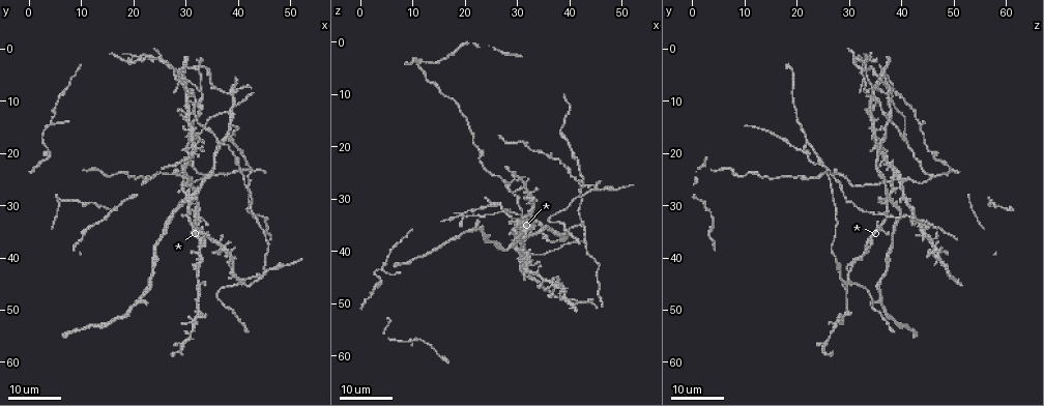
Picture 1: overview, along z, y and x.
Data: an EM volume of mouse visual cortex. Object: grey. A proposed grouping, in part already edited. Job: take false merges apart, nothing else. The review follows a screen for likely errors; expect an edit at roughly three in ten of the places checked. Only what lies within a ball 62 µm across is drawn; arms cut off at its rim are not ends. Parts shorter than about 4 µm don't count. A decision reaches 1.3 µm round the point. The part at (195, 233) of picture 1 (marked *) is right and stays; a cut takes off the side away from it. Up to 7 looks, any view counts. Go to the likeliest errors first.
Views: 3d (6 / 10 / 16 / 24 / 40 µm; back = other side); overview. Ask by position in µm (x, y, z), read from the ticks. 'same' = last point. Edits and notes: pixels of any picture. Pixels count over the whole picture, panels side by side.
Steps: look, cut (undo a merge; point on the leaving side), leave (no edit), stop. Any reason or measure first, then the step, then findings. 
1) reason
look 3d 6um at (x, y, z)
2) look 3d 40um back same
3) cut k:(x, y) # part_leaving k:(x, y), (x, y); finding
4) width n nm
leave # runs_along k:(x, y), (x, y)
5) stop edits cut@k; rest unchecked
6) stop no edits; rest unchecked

three-way junction
look 3d 16um at (41.5, 24.5, 26.5)

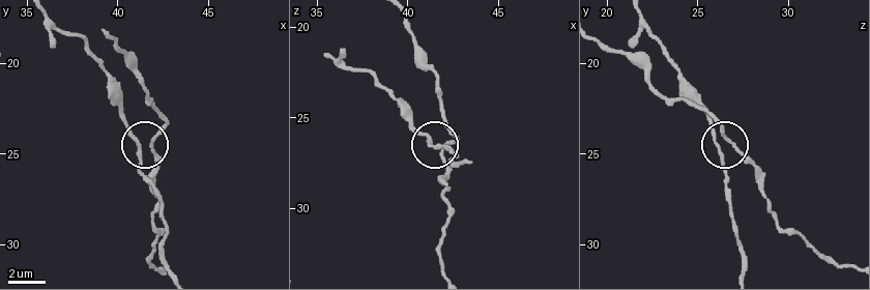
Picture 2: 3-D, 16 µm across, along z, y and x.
look 3d 6um at (41.2, 24.8, 26.2)

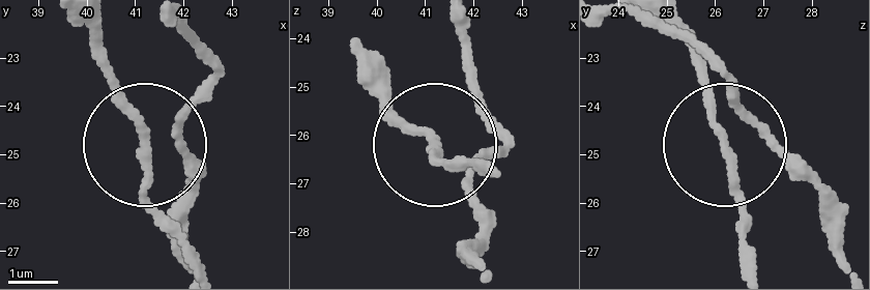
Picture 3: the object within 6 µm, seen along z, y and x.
arms 3
leave # runs_along 3:(203, 269), (149, 196), (141, 121), (84, 23); continuous, no second cell

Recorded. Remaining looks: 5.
two arms in line, one across
look 3d 16um at (33.5, 24.5, 45.5)

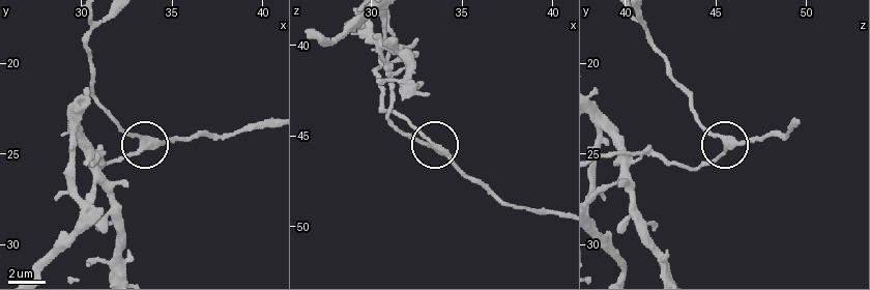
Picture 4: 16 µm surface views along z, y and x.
closer look
look 3d 6um at (33.4, 24.1, 45.6)

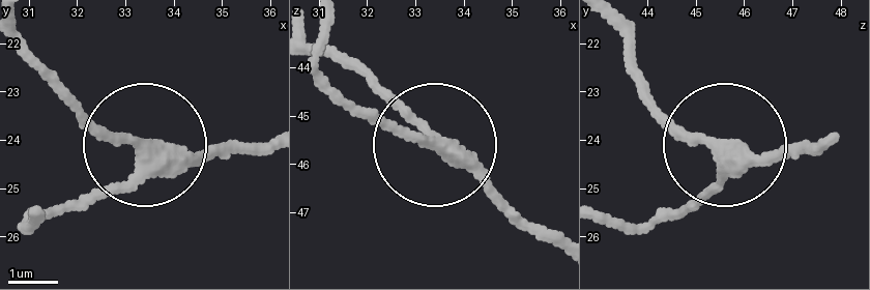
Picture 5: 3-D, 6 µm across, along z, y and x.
arms 3
leave # runs_along 5:(600, 213), (661, 222), (719, 180), (727, 143), (818, 155); all the same cell

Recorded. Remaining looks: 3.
thick turns thin
look 3d 16um at (43.0, 30.0, 27.0)

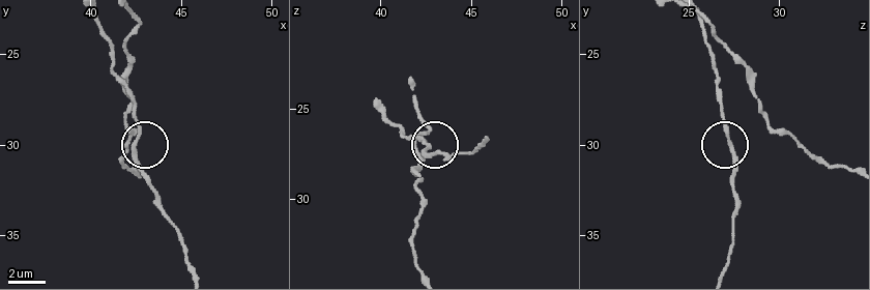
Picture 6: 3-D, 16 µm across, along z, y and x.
look 3d 6um at (42.6, 29.7, 27.1)

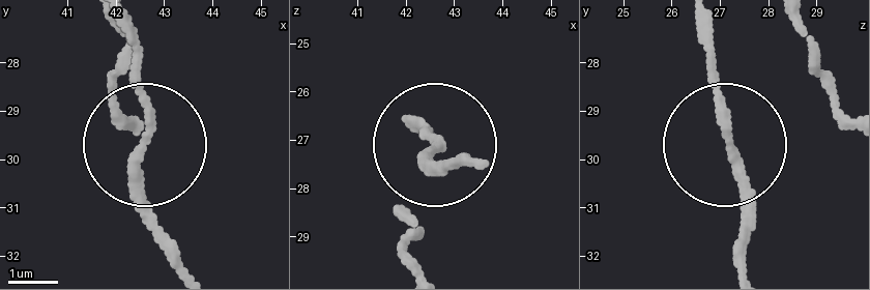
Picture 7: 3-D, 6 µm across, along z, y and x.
leave # runs_along 7:(738, 268), (738, 169), (714, 107), (714, 37); continuous, no second cell

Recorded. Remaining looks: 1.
stop no edits; rest unchecked

